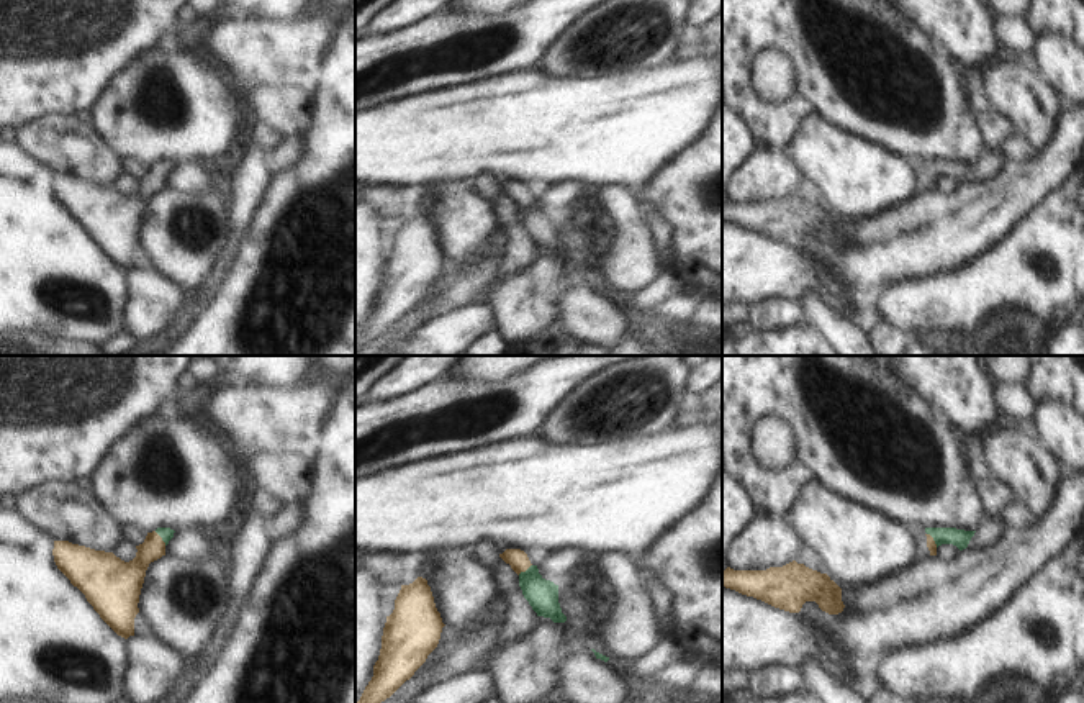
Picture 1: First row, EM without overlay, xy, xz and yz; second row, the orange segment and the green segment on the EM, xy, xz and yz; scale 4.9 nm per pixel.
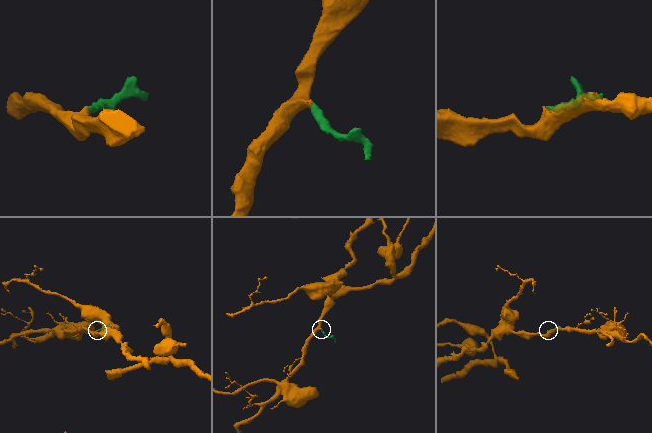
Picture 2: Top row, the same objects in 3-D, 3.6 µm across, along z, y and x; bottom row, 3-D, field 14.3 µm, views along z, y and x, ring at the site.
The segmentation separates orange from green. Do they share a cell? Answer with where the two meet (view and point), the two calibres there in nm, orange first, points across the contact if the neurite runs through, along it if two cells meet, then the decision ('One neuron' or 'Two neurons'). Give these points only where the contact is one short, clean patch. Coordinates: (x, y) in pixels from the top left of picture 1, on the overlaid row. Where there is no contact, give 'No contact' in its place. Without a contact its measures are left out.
Touches orange at xy (161, 538). Thickness 160 nm (orange) against 60 nm. Path across: xy (128, 577), (161, 538), (166, 533). One neuron

